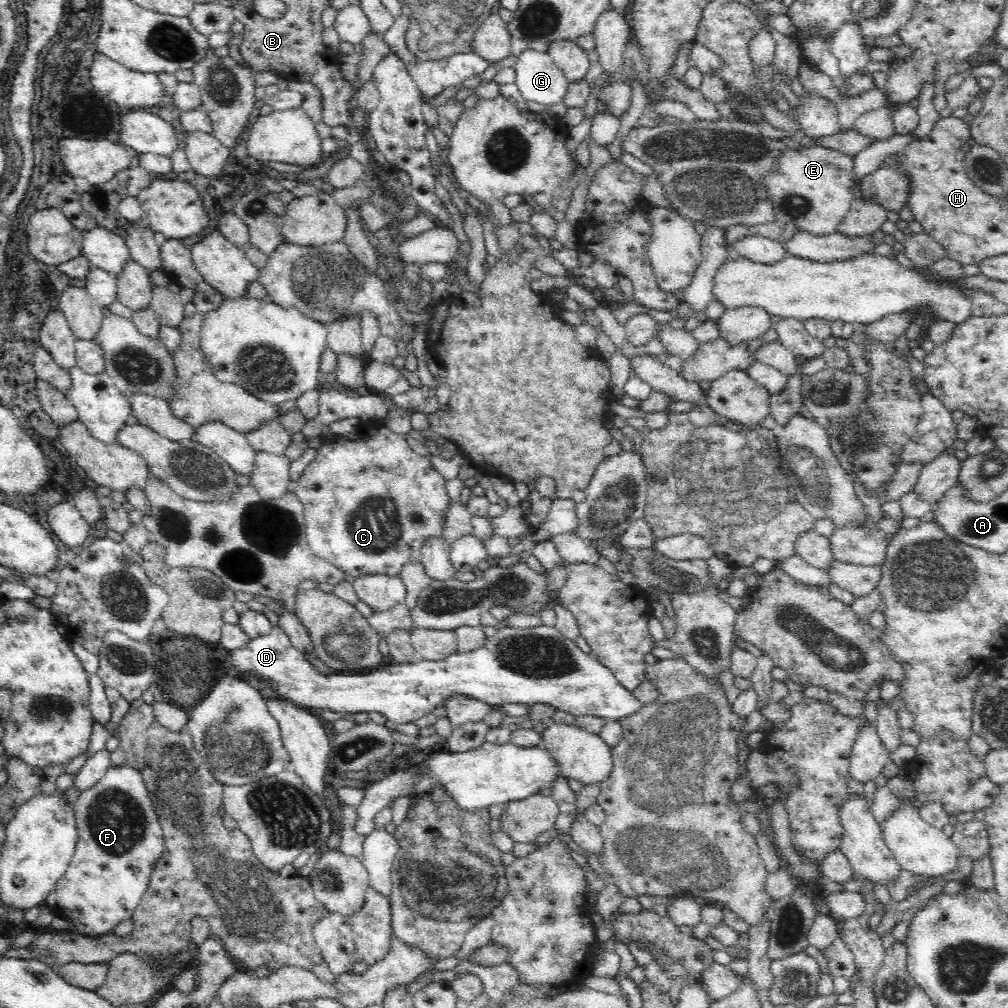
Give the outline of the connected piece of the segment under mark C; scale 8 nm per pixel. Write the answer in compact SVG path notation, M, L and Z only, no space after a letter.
M378 428L377 433L360 432L360 430L350 432L348 435L332 436L328 444L323 444L316 452L312 464L306 468L302 477L297 481L298 487L294 490L295 495L303 504L305 516L305 533L310 551L318 556L318 559L330 561L330 564L342 569L342 572L354 577L368 576L370 574L388 574L399 576L402 568L410 562L421 562L422 548L426 540L433 537L443 537L445 528L444 518L448 512L451 498L446 491L447 481L433 468L428 456L418 455L404 435L391 432L388 428Z

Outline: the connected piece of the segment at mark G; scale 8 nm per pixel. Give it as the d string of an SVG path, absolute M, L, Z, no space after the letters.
M524 50L515 65L515 84L532 107L548 108L568 94L571 83L546 52Z

